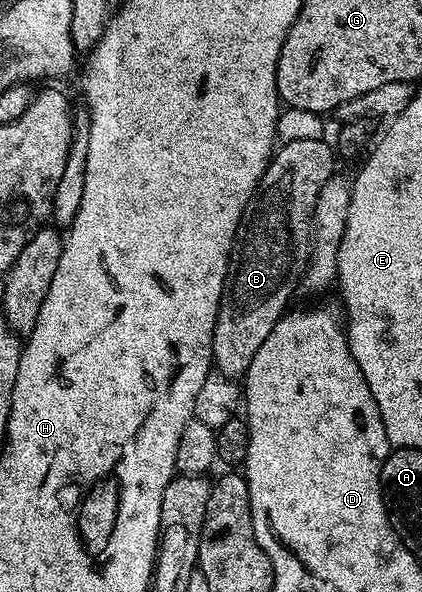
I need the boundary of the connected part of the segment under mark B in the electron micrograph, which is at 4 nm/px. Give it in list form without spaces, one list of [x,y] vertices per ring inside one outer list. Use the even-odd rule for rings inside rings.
[[[294,138],[291,142],[286,142],[281,146],[282,143],[273,151],[270,165],[267,166],[264,176],[258,182],[257,192],[246,203],[246,211],[242,213],[238,231],[234,233],[234,247],[230,249],[230,266],[226,270],[226,284],[222,287],[222,299],[216,316],[216,328],[212,332],[212,350],[210,352],[213,369],[225,378],[237,379],[239,376],[245,375],[247,368],[252,364],[252,356],[256,356],[260,344],[264,344],[264,340],[268,340],[268,332],[272,332],[272,328],[282,319],[283,314],[287,313],[289,306],[286,305],[289,304],[294,290],[296,294],[296,287],[299,285],[302,272],[306,268],[306,262],[310,258],[310,227],[314,225],[316,200],[320,196],[320,190],[324,188],[324,184],[328,184],[328,180],[336,172],[336,166],[334,166],[336,150],[331,143],[329,146],[328,143],[321,142],[318,138]]]

